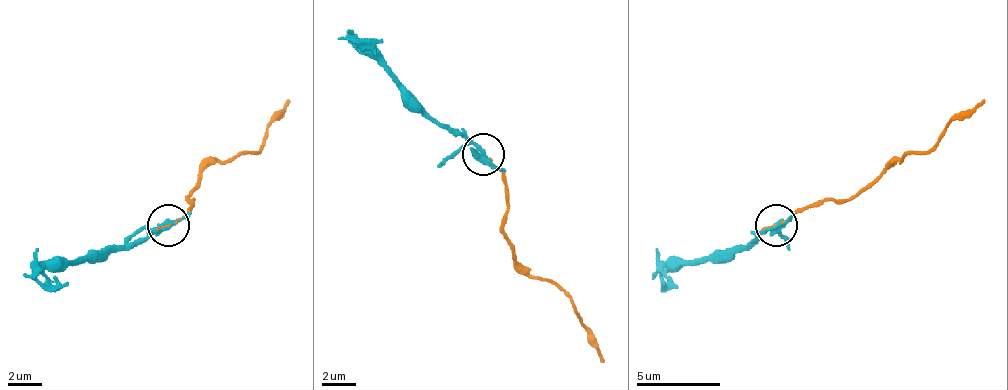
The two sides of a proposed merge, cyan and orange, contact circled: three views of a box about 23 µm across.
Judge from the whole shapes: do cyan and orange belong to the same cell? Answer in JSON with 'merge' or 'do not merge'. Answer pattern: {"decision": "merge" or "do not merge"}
{"decision": "do not merge"}

